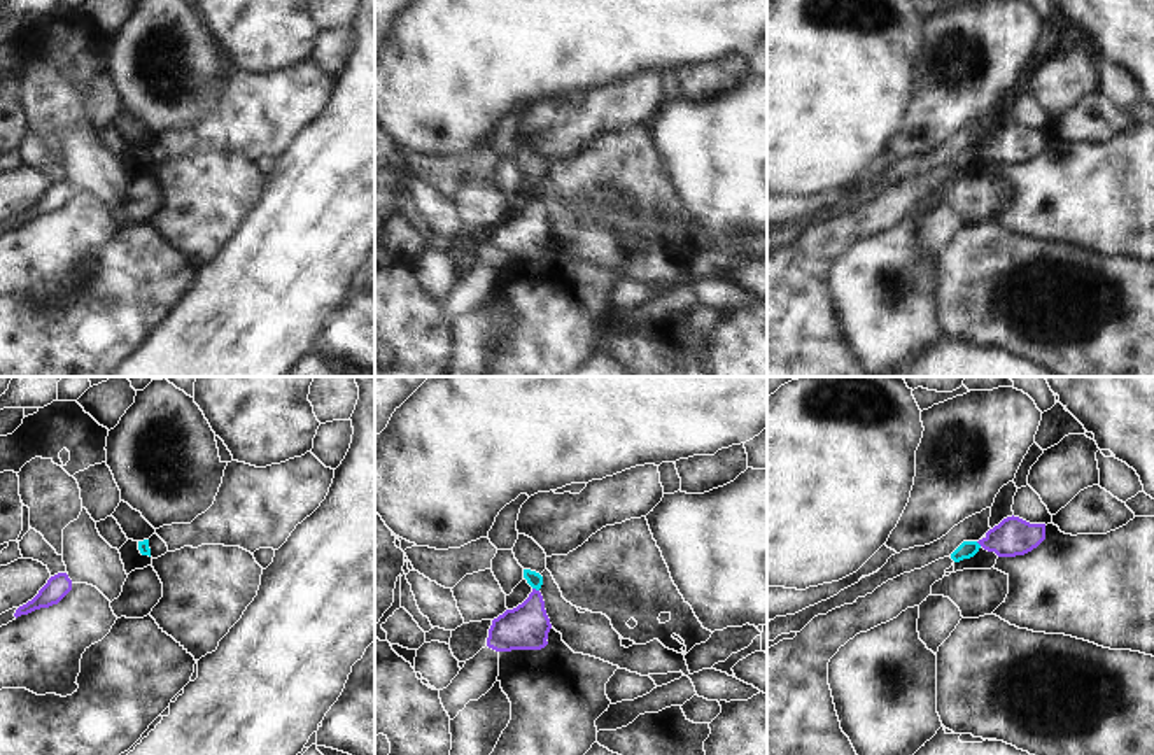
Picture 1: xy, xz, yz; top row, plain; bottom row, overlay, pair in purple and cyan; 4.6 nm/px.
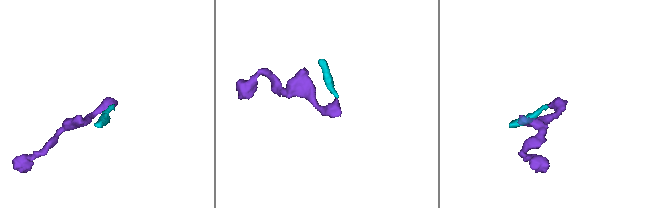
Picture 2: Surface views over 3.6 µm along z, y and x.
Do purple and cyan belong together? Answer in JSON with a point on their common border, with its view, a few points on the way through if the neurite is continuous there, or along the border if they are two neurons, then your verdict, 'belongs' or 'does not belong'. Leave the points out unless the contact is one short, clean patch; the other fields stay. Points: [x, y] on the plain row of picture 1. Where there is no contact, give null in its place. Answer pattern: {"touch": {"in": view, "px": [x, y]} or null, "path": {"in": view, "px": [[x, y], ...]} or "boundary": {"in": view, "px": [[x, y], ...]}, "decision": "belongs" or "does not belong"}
{"touch": {"in": "xz", "px": [534, 197]}, "path": {"in": "xz", "px": [[524, 235], [534, 212], [534, 197], [534, 188]]}, "decision": "belongs"}

